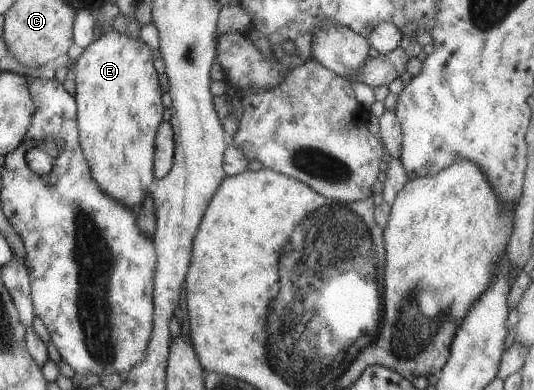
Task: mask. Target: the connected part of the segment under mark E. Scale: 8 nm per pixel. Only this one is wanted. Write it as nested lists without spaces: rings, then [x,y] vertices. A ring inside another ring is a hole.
[[[108,31],[102,34],[97,40],[91,42],[84,48],[80,58],[76,60],[75,63],[75,73],[76,73],[76,104],[77,104],[77,124],[79,128],[79,138],[80,144],[82,146],[84,156],[88,160],[90,166],[90,172],[92,172],[92,178],[96,180],[96,184],[100,186],[100,190],[104,194],[108,194],[112,200],[120,202],[122,206],[128,206],[128,208],[133,208],[136,210],[140,204],[143,202],[145,197],[150,193],[150,189],[154,184],[154,136],[156,136],[158,126],[163,121],[164,114],[164,104],[162,104],[162,92],[160,86],[160,80],[158,75],[160,75],[161,68],[159,62],[152,59],[152,49],[149,48],[148,44],[137,38],[134,40],[131,36],[124,35],[118,31]]]

